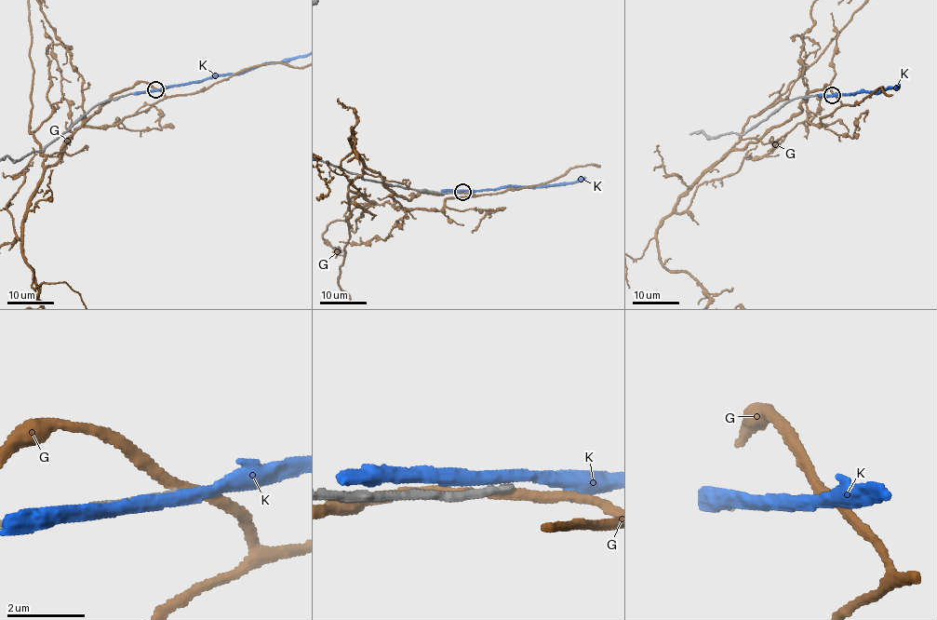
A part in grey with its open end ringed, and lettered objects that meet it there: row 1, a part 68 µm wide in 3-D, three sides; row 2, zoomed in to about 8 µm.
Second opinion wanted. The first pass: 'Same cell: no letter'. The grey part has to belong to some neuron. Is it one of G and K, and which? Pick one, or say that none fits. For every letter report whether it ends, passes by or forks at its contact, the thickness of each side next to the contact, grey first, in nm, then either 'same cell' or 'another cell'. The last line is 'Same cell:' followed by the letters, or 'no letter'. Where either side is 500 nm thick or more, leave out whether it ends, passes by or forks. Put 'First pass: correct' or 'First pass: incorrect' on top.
First pass: correct
G: it passes by | 170/240 nm | another cell
K: it passes by | 190/320 nm | another cell
Same cell: no letter

